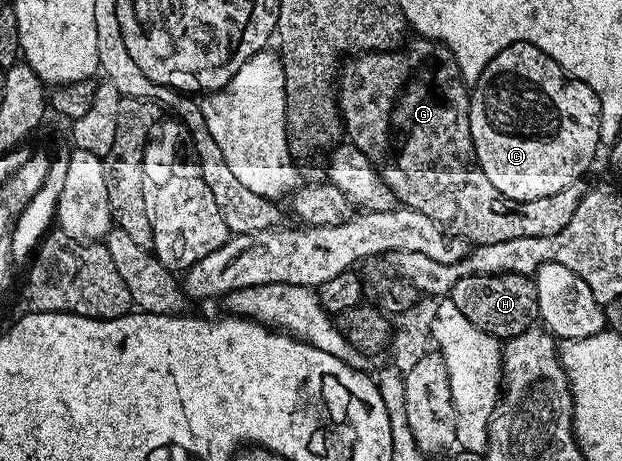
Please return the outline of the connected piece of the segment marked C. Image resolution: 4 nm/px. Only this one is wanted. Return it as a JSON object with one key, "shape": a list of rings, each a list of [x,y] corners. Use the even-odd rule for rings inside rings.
{"shape":[[[525,41],[514,43],[482,71],[474,83],[468,102],[470,111],[470,135],[476,148],[476,164],[498,187],[502,195],[519,201],[542,199],[542,195],[554,195],[566,187],[577,184],[580,176],[592,165],[600,144],[600,100],[595,91],[574,79],[546,51]]]}

